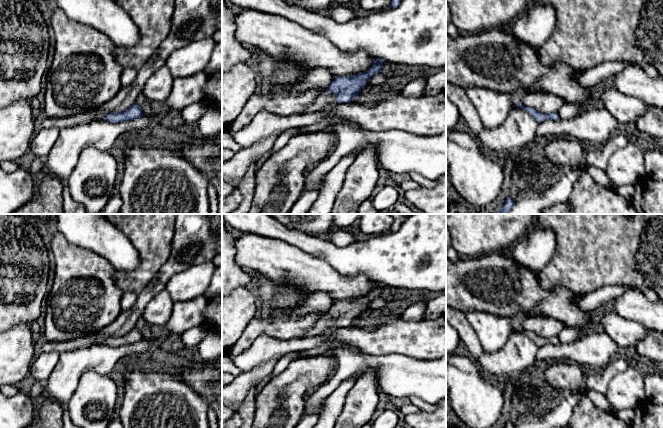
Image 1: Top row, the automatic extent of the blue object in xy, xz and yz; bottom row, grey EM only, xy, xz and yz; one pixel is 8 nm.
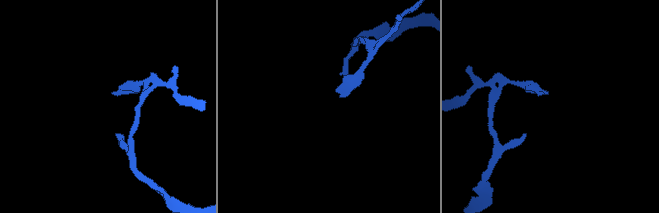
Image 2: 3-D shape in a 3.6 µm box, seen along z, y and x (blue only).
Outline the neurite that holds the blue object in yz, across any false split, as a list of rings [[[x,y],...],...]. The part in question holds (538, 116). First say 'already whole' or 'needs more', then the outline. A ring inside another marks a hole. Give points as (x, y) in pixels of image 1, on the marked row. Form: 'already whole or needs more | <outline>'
already whole | [[[517,101],[515,105],[516,107],[528,112],[537,121],[538,124],[547,119],[551,119],[555,121],[560,119],[557,112],[553,112],[550,114],[544,114],[544,113],[537,111],[536,109],[532,107],[523,106],[519,101]]]

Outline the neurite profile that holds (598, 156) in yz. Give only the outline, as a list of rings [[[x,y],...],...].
[[[615,133],[604,144],[586,149],[583,169],[588,172],[590,166],[595,166],[603,171],[606,170],[609,158],[620,148],[628,144],[628,138]]]

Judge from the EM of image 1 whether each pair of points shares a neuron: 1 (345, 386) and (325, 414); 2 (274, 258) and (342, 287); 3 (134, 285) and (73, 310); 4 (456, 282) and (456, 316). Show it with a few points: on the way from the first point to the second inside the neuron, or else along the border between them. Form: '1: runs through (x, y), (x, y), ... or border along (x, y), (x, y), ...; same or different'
1: runs through (339, 393), (332, 407); same
2: runs through (291, 266), (325, 278); same
3: border along (114, 270), (114, 281), (124, 291); different
4: border along (456, 308), (463, 313); different

